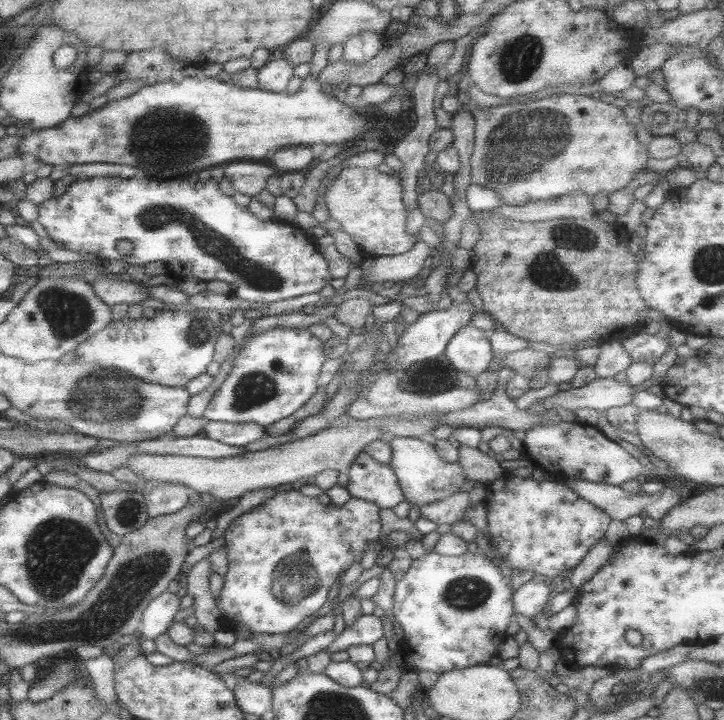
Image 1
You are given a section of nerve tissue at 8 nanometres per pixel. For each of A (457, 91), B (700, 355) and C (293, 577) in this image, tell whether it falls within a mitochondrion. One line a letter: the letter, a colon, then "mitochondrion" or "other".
A: other
B: other
C: mitochondrion

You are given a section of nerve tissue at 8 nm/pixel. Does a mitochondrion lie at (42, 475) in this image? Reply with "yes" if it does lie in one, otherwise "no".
no

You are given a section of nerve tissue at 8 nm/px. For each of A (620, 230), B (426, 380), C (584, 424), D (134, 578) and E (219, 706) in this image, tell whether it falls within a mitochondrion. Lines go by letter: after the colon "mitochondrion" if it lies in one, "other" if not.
A: other
B: mitochondrion
C: other
D: mitochondrion
E: mitochondrion

